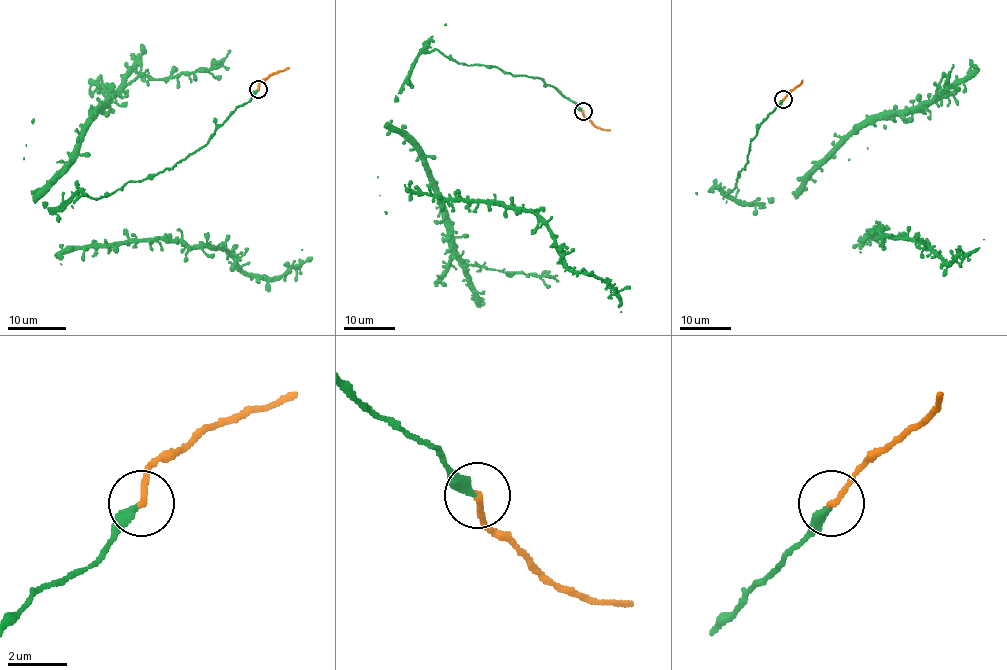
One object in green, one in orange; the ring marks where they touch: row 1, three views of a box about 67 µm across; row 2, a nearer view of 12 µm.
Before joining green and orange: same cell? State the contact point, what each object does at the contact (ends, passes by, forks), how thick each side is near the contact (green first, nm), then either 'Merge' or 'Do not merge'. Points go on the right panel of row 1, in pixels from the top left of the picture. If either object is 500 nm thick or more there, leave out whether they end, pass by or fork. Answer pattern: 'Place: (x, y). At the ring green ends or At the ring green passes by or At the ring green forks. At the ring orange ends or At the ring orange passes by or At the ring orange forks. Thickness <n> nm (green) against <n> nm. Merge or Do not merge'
Place: (783, 99). At the ring green ends. At the ring orange ends. Thickness 340 nm (green) against 200 nm. Merge

